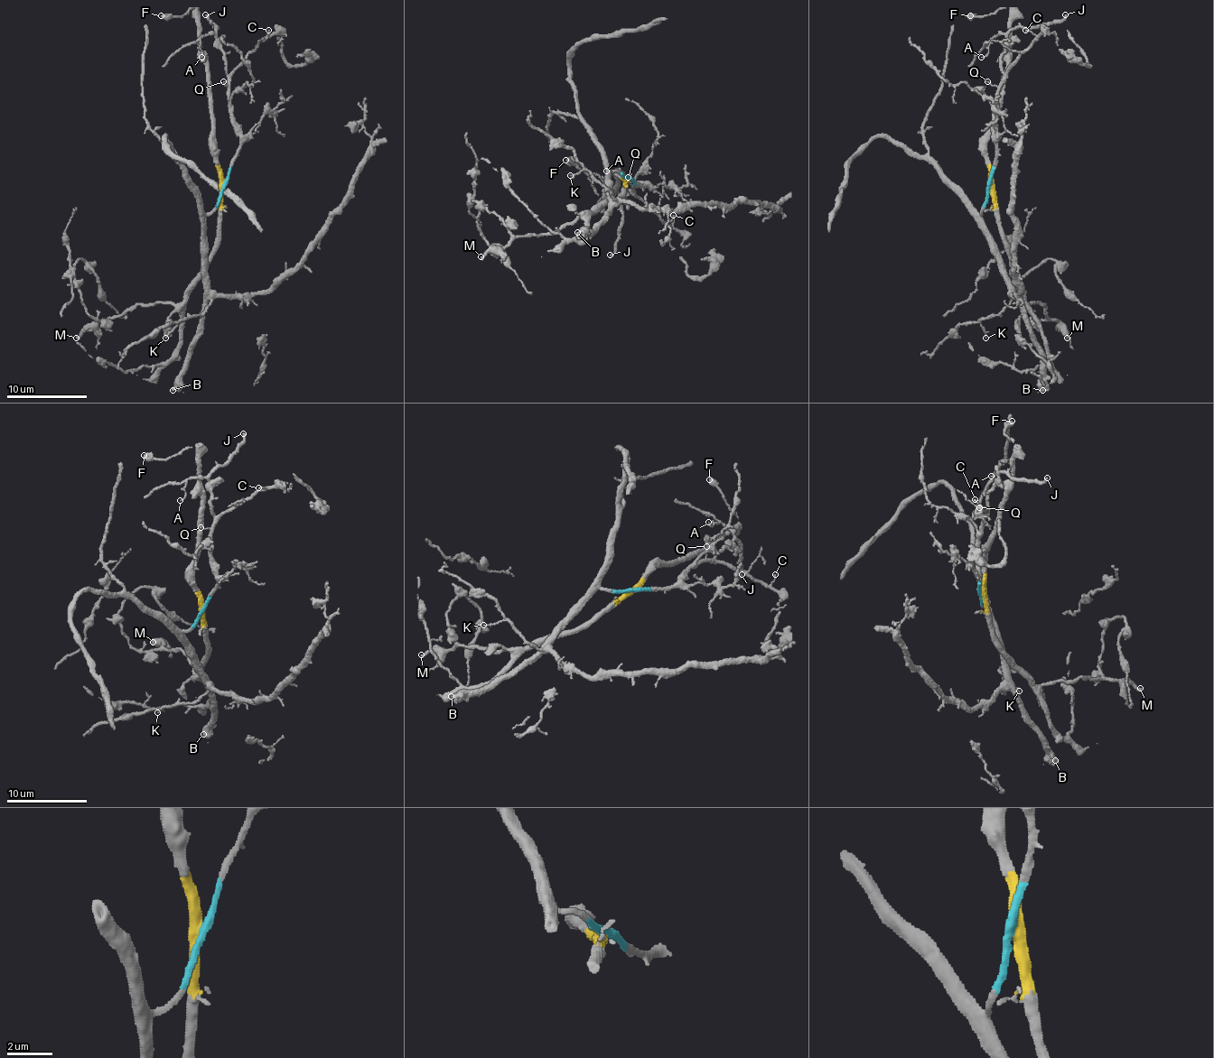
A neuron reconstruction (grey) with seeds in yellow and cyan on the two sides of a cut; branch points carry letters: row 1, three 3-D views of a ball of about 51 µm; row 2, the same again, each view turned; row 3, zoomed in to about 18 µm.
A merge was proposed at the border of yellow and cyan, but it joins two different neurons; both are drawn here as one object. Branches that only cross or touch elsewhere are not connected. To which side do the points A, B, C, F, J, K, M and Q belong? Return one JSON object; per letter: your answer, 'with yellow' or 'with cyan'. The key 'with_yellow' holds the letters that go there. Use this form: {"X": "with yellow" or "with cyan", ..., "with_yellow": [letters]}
{"A": "with cyan", "B": "with cyan", "C": "with cyan", "F": "with yellow", "J": "with cyan", "K": "with cyan", "M": "with yellow", "Q": "with cyan", "with_yellow": ["F", "M"]}

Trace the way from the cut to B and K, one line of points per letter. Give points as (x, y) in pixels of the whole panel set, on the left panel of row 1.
B: (223, 187), (219, 203), (207, 215), (203, 320), (187, 352), (181, 383), (172, 391)
K: (223, 187), (219, 203), (207, 215), (205, 231), (205, 275), (211, 301), (200, 314), (182, 320), (164, 338)

